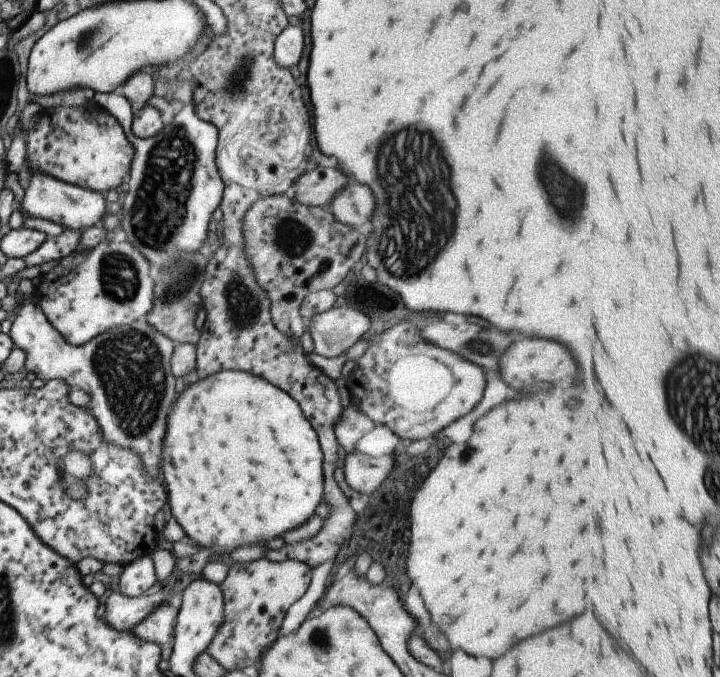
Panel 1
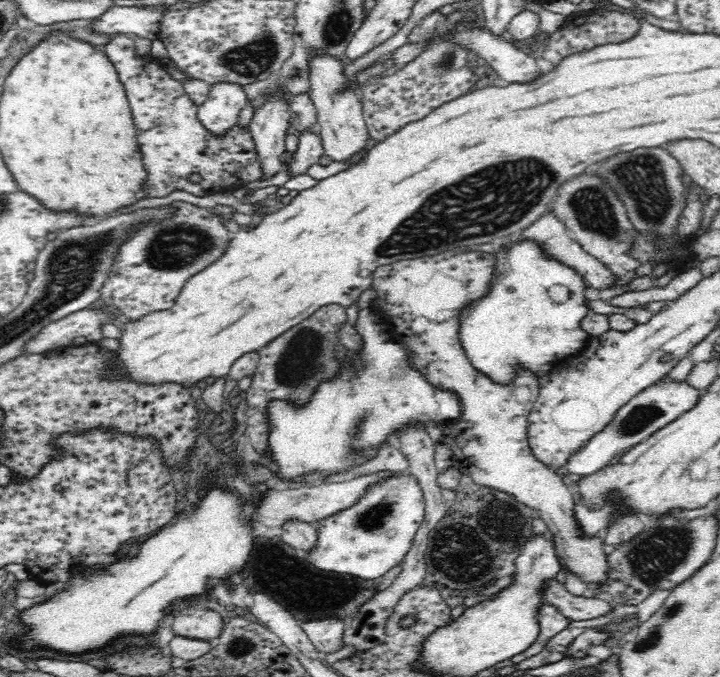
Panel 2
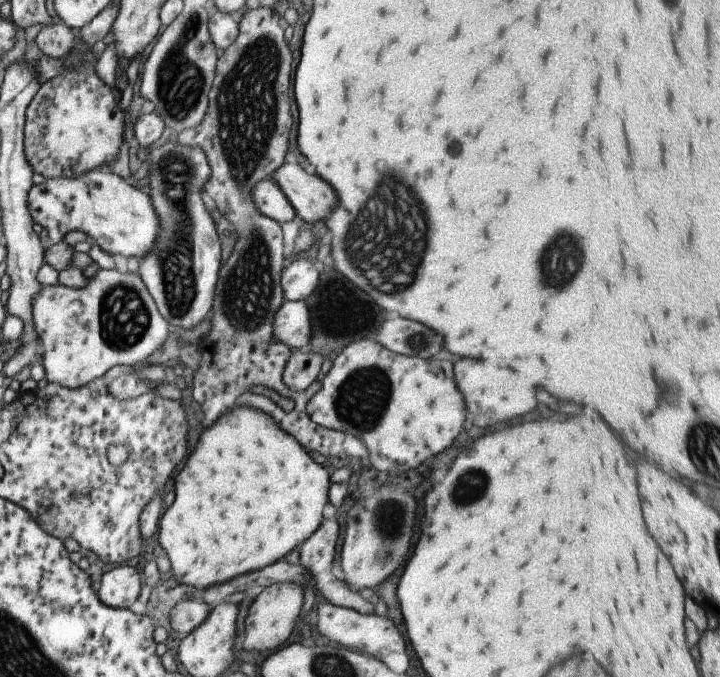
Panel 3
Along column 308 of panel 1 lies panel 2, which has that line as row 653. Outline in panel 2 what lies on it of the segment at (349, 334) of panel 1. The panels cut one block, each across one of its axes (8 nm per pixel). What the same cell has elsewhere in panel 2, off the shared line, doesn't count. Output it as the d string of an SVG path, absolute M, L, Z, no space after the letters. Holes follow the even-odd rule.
M336 618L316 619L304 622L301 627L322 657L338 652L346 644L343 637L347 621Z

